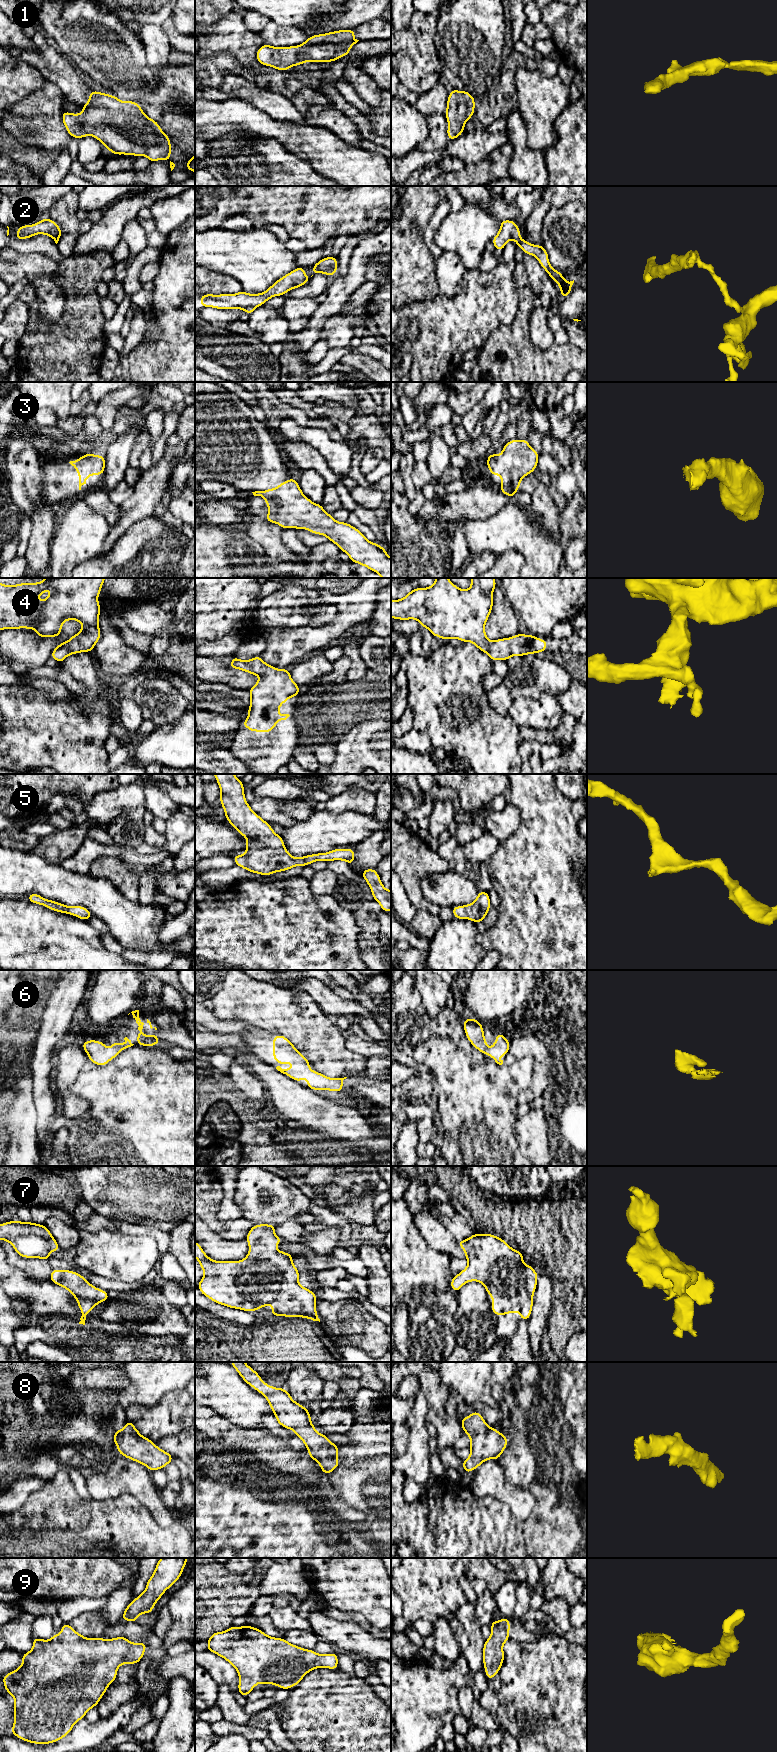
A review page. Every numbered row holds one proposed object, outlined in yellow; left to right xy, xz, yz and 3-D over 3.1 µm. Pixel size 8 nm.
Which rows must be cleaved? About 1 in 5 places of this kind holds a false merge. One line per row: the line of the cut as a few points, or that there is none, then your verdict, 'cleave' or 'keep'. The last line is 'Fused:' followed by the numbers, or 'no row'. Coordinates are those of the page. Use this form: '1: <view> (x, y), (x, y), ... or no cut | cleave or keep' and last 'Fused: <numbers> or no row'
1: no cut | keep
2: xy (50, 233), (57, 232), (61, 235) | cleave
3: no cut | keep
4: no cut | keep
5: no cut | keep
6: no cut | keep
7: no cut | keep
8: no cut | keep
9: no cut | keep
Fused: 2

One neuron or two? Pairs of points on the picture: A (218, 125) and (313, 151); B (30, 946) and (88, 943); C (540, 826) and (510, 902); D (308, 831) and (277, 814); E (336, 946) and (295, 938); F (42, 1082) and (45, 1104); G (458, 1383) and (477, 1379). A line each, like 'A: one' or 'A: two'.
A: one
B: one
C: one
D: two
E: one
F: one
G: one

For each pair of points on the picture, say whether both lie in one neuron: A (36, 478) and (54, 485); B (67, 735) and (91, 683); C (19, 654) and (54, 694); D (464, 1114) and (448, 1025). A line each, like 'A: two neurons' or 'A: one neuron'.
A: two neurons
B: one neuron
C: two neurons
D: one neuron

